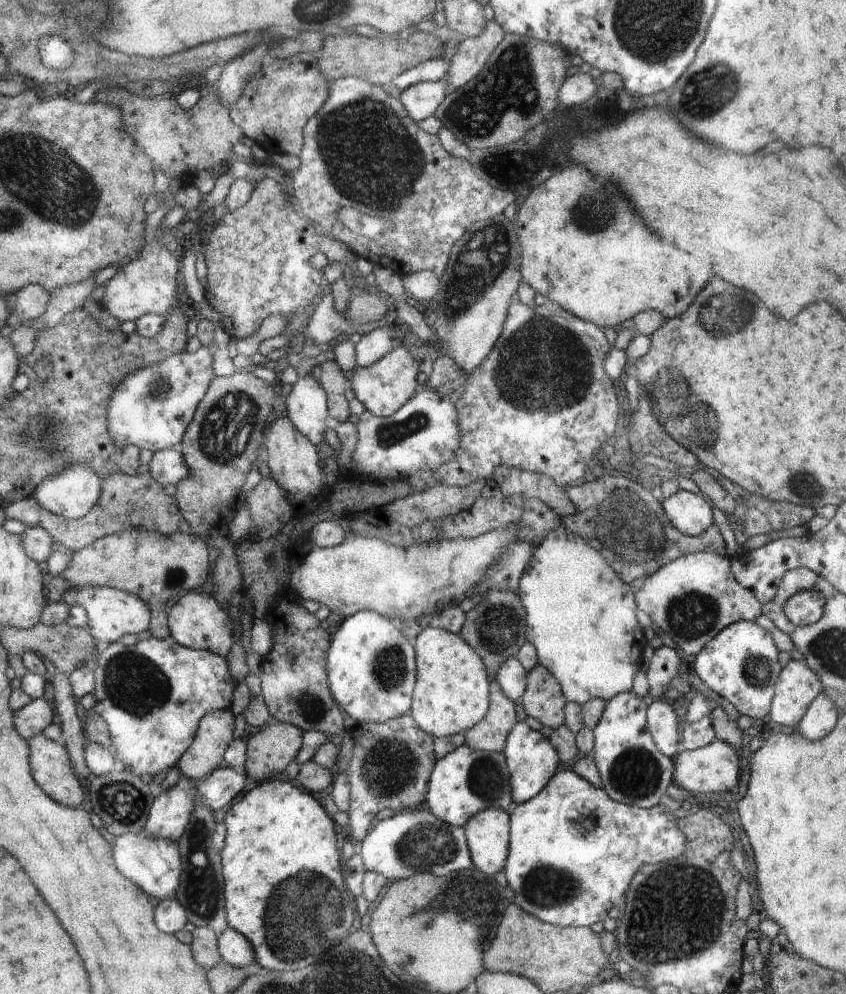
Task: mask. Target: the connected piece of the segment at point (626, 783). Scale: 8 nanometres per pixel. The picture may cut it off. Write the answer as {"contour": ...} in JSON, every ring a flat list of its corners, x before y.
{"contour":[[632,690,617,694,607,701,598,724,593,728,595,745,591,753,600,771,601,787,616,802,639,806,641,809,656,806,672,782,672,760,656,746,651,731,646,728,646,708,648,704,644,697,637,695]]}

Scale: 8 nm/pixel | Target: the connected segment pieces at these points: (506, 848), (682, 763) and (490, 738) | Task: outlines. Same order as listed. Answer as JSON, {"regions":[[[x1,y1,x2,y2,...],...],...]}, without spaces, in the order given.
{"regions":[[[487,808,476,813,463,829,474,866,492,876,502,873,510,856,510,813]],[[714,739,709,745,684,750,675,762,675,784,692,792,696,796,712,796,712,793,729,794,735,792,732,788,738,784,738,756,729,744]],[[497,680,492,681,488,714,464,732,465,745,475,751,503,752,511,730,517,725,516,718,514,701,503,693]]]}

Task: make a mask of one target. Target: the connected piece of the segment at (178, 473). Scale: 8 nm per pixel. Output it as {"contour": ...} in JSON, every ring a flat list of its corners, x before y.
{"contour":[[166,449,154,454,150,462,150,472,160,484,180,484,191,474,182,449]]}

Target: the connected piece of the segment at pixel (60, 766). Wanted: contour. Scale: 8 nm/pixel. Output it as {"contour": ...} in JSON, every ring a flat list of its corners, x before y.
{"contour":[[44,732,34,737,30,744,32,744,32,766,36,770,36,780,40,782,40,786,44,786,44,790,48,790,48,794,52,794,52,798,66,806,83,807,87,801,87,785,84,784,75,769,75,762,65,742,55,741]]}

